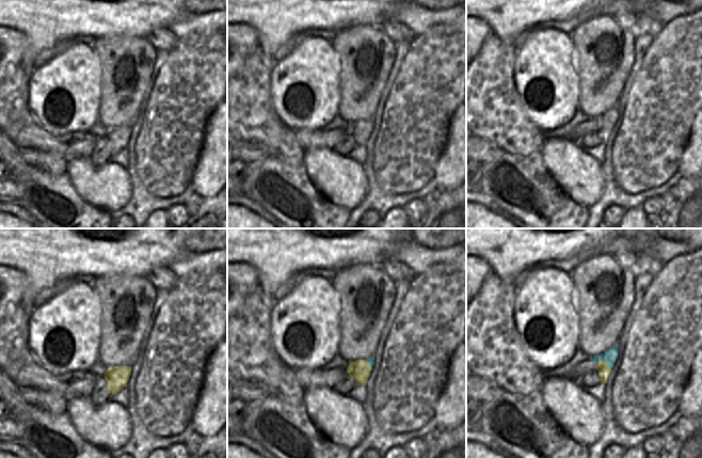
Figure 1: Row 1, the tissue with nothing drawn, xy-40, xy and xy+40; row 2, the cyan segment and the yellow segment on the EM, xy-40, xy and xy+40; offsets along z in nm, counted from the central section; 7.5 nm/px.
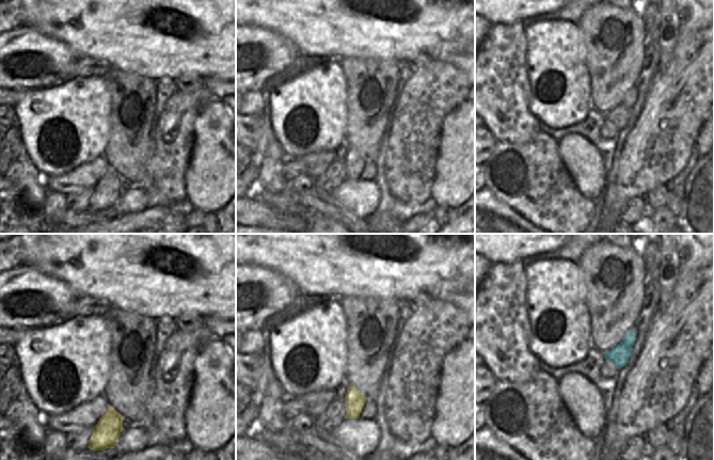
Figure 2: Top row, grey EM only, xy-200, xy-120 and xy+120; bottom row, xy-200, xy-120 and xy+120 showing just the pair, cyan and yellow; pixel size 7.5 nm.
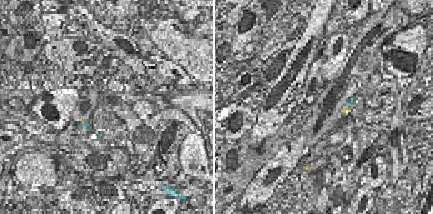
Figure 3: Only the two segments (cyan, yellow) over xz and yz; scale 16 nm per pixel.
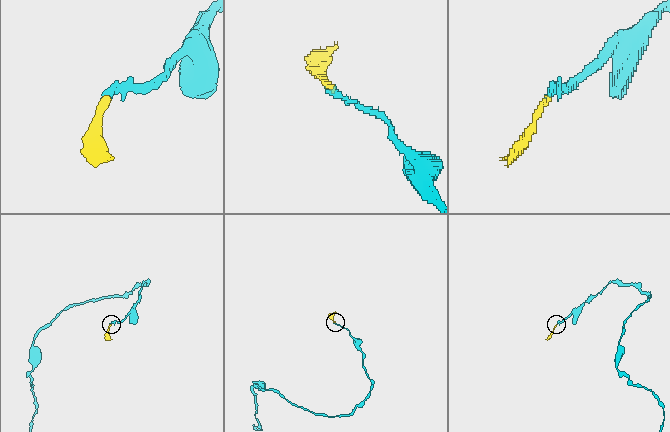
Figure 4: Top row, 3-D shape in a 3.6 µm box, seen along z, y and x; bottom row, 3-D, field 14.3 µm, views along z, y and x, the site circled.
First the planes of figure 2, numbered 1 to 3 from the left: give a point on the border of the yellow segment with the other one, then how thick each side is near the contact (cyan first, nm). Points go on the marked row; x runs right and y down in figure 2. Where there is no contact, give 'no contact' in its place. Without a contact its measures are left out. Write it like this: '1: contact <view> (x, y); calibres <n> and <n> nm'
1: no contact
2: no contact
3: no contact

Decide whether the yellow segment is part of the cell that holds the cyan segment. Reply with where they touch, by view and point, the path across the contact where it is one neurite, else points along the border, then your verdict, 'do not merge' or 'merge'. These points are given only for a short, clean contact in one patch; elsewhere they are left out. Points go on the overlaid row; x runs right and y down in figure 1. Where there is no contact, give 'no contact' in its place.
meets cyan in xy+40 at (604, 361); border along xy+40 (595, 363), (603, 360), (610, 368); do not merge

